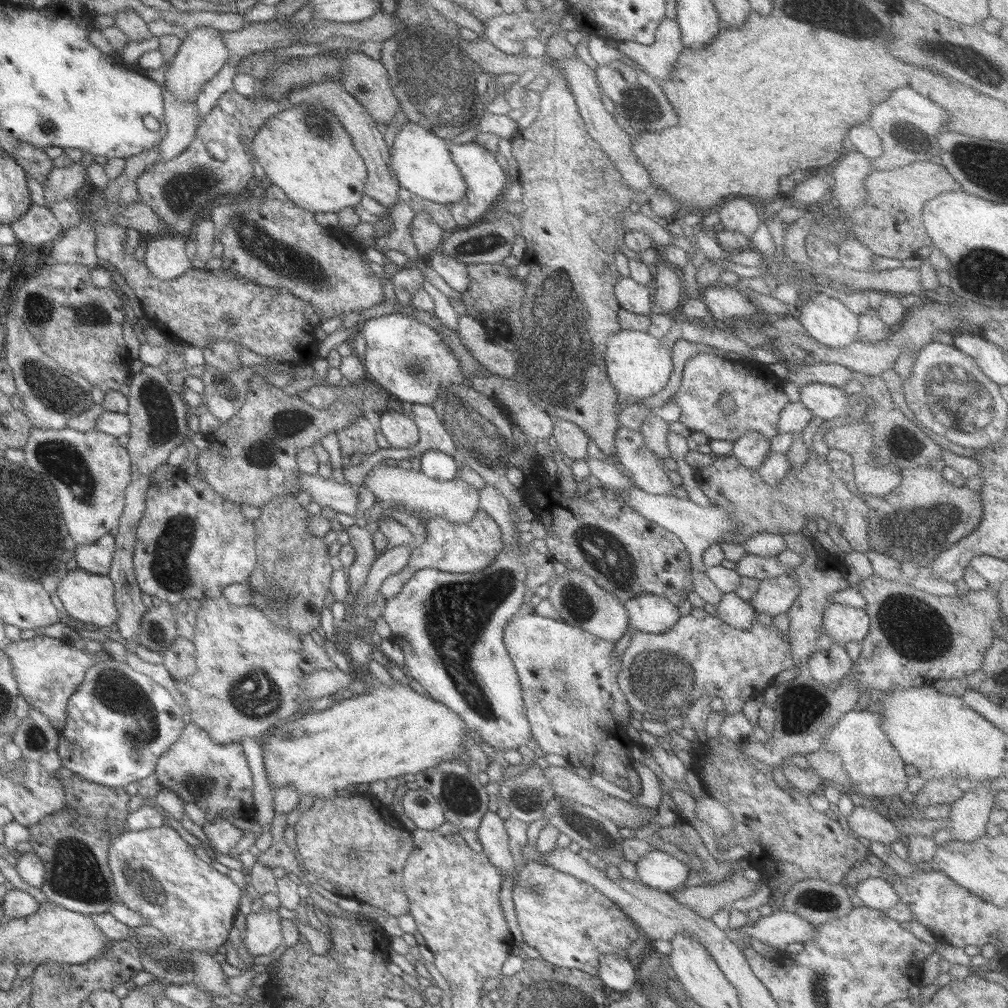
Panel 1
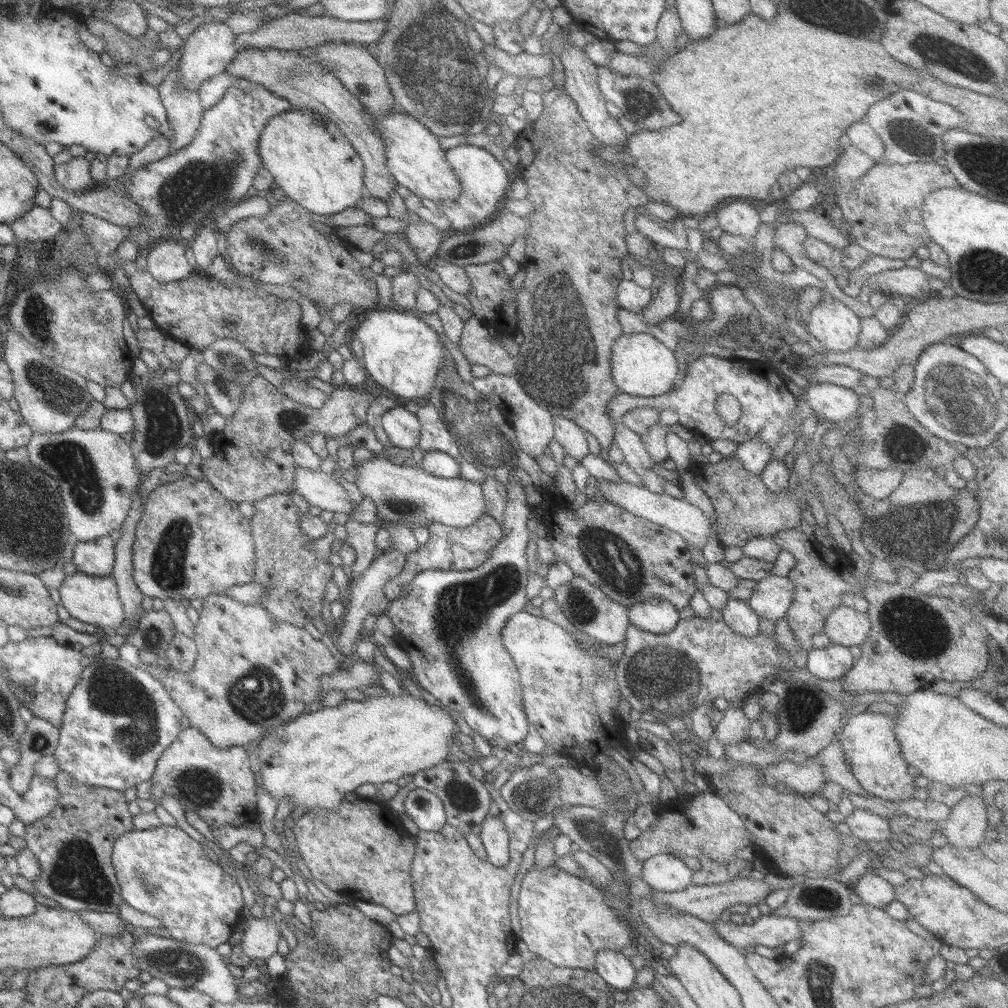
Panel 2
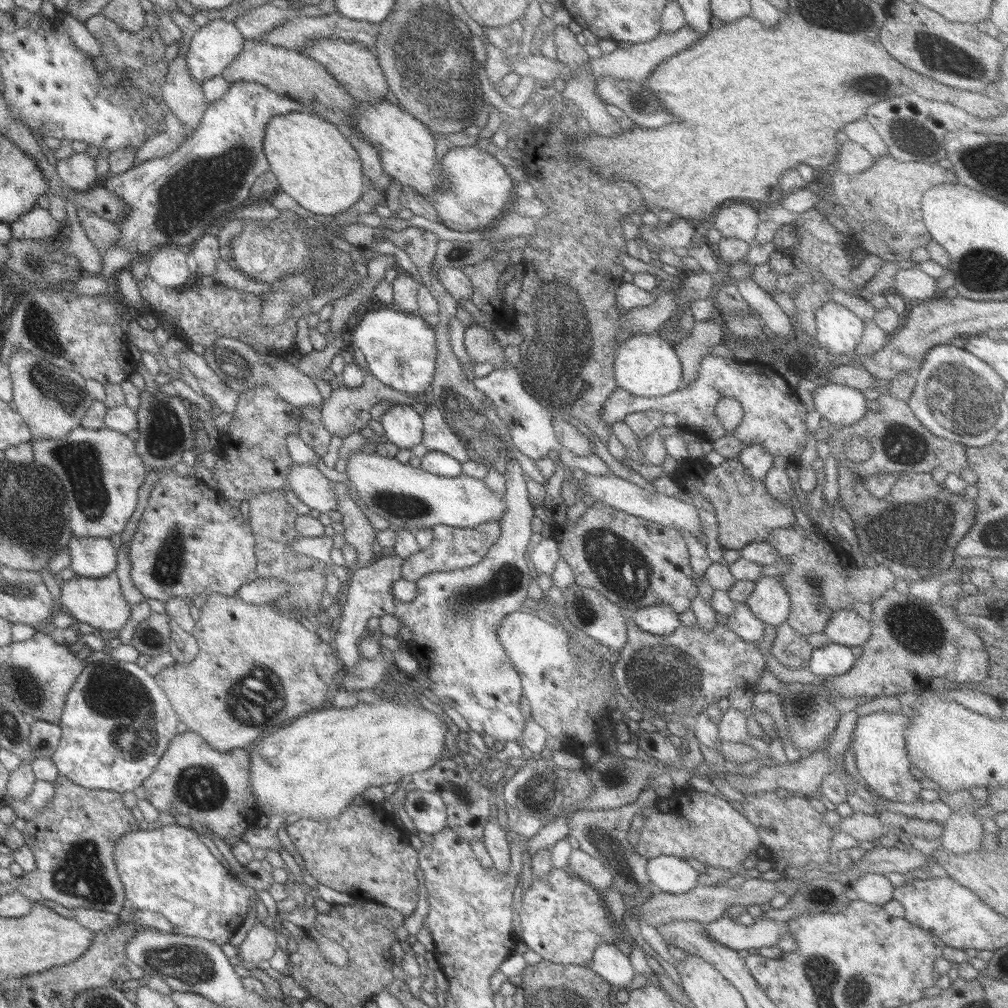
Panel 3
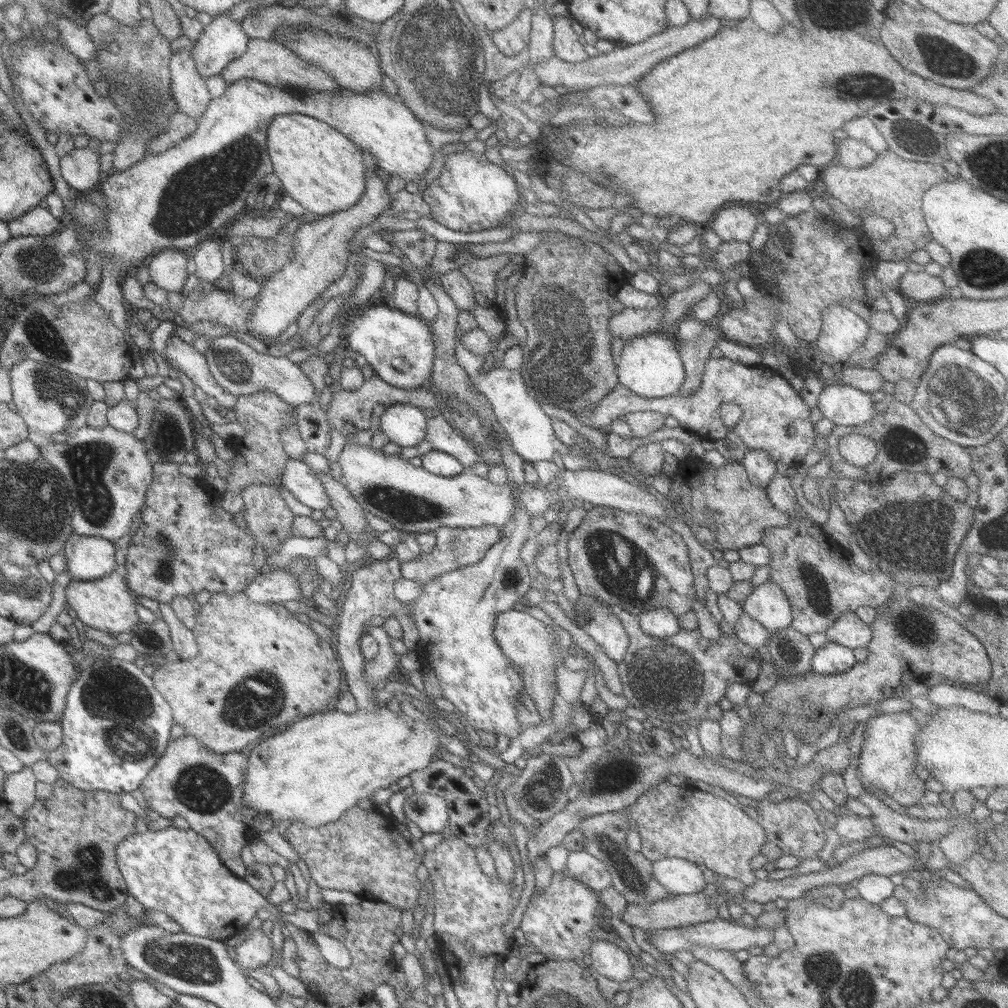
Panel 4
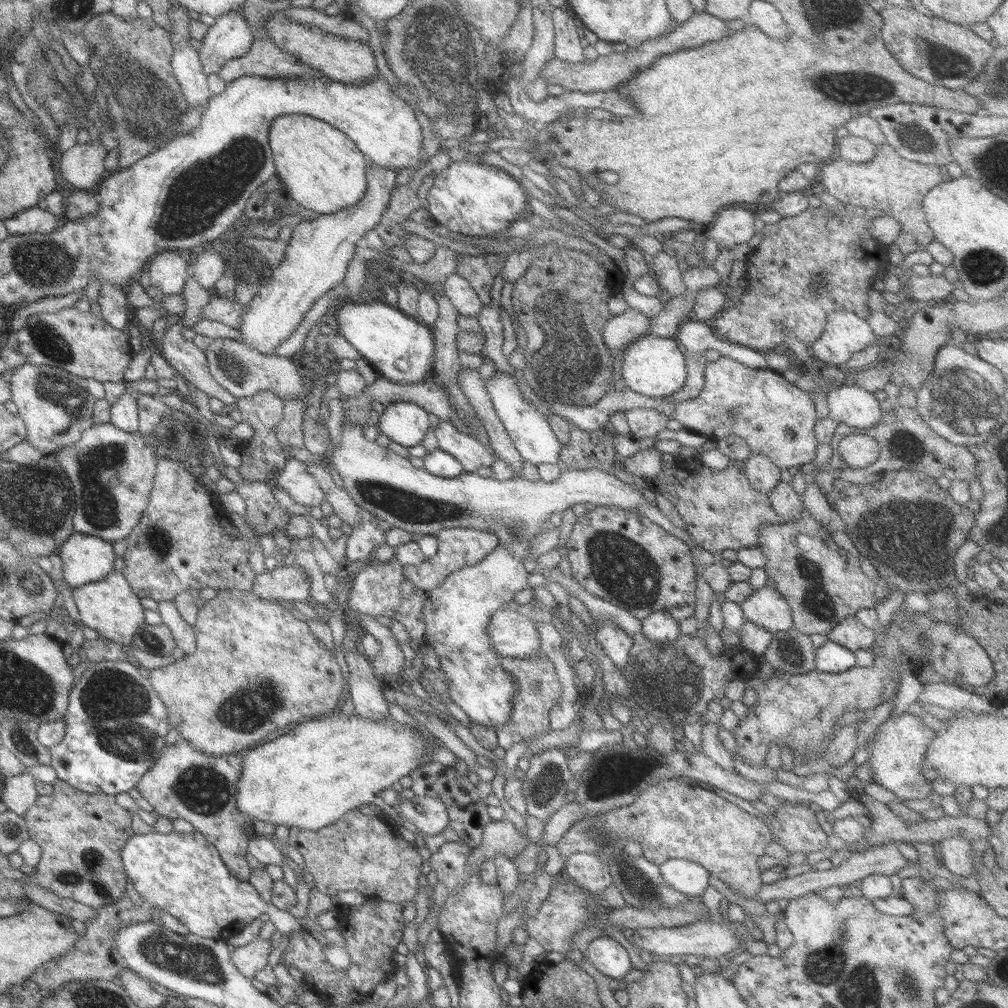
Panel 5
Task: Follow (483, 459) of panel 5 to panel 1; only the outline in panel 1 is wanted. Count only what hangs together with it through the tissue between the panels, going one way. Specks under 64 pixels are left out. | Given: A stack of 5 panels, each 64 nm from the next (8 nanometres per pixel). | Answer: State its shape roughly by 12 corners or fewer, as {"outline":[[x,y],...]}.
{"outline":[[412,404],[406,414],[418,430],[410,456],[428,450],[456,456],[449,433],[431,405]]}

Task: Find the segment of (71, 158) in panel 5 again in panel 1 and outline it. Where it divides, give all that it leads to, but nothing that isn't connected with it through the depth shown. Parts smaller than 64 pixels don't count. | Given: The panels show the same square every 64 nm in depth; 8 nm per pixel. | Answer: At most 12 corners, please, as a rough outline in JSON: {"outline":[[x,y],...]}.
{"outline":[[81,162],[52,167],[43,183],[44,208],[85,185]]}

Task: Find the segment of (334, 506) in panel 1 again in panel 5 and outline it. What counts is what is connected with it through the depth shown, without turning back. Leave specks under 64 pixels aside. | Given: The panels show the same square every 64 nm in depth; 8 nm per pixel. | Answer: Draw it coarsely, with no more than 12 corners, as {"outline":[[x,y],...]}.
{"outline":[[287,457],[270,485],[301,506],[320,506],[323,491],[305,465]]}

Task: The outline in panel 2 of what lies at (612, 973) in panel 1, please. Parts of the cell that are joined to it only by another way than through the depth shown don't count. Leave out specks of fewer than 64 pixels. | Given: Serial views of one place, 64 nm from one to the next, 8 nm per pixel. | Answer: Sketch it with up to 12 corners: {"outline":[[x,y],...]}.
{"outline":[[600,950],[594,974],[612,991],[627,992],[636,970],[621,952]]}

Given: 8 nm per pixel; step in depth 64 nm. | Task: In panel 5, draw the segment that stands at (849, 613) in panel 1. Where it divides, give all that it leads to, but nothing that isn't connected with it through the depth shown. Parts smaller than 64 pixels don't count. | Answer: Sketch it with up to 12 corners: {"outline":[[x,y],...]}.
{"outline":[[847,616],[826,638],[854,652],[872,646],[874,631]]}

